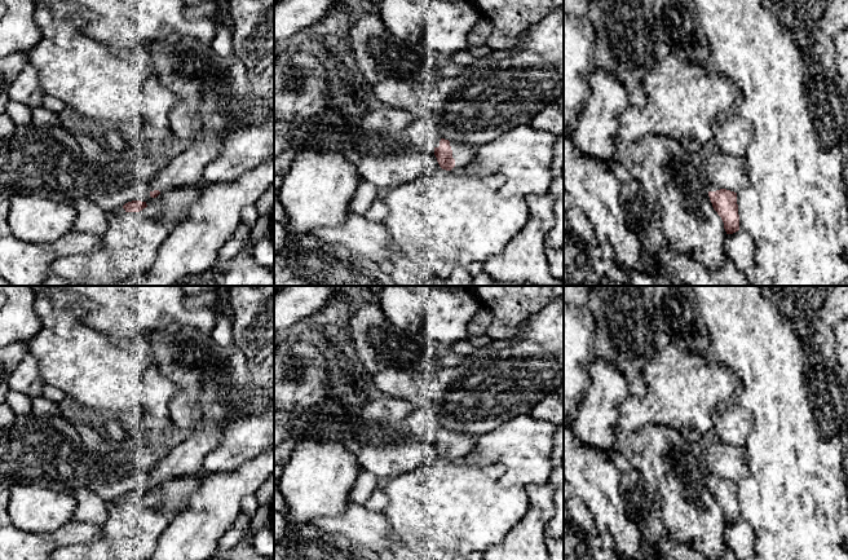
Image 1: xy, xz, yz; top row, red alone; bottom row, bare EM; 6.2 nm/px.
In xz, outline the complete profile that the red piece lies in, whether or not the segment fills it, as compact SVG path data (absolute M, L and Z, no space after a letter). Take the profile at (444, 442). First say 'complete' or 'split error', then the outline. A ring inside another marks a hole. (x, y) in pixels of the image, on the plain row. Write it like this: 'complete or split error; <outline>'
split error; M441 428L438 435L434 437L434 445L442 459L451 460L452 458L467 457L476 440L477 436Z

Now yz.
split error; M706 471L710 490L714 499L721 507L726 524L739 520L739 504L737 494L737 482L721 479L719 475Z

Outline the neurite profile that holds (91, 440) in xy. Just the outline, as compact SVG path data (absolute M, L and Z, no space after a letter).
M74 422L71 425L79 435L81 445L90 453L106 454L110 450L110 442L97 433L92 427L80 422Z

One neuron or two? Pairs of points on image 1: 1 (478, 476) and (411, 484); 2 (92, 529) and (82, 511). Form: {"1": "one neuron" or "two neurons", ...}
{"1": "one neuron", "2": "two neurons"}

